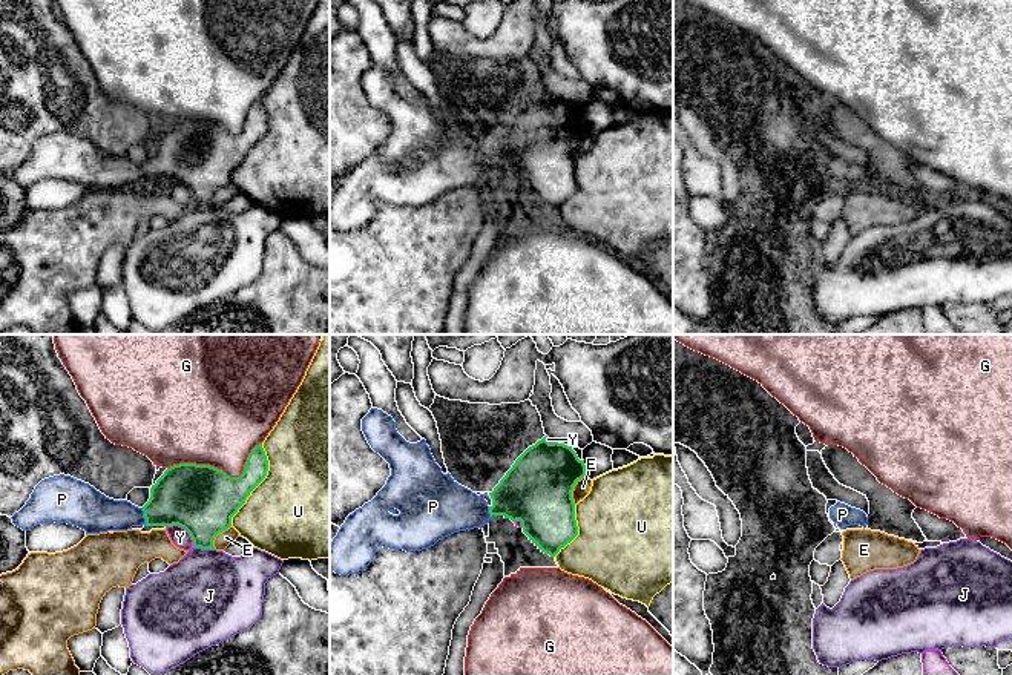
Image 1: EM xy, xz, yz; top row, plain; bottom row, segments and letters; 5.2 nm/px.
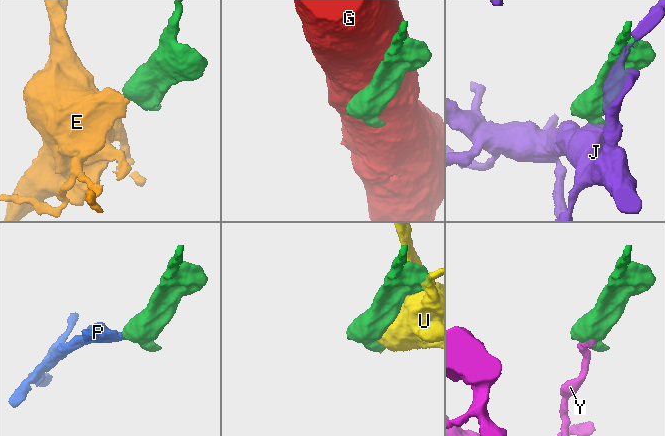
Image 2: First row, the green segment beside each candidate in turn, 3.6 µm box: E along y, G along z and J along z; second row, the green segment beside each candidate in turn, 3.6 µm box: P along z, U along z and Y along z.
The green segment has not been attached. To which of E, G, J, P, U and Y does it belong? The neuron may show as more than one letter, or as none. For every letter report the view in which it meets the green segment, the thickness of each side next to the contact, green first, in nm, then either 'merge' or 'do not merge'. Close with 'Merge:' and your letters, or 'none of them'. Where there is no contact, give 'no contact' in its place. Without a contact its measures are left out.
E: xz | 360/80 nm | do not merge
G: xy | 360/460 nm | do not merge
J: xy | 360/480 nm | do not merge
P: xy | 320/200 nm | merge
U: xy | 280/480 nm | do not merge
Y: xy | 360/100 nm | do not merge
Merge: P

